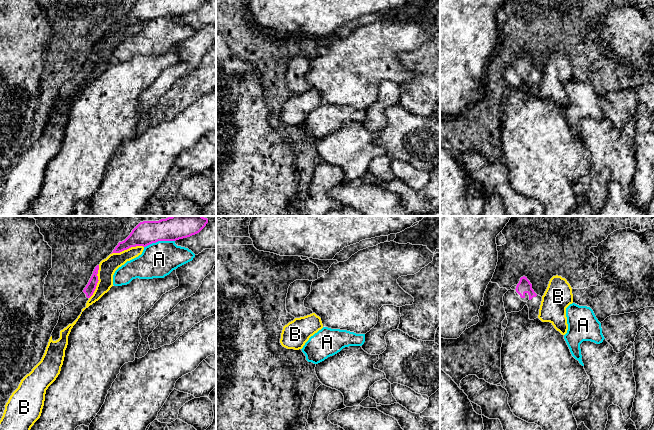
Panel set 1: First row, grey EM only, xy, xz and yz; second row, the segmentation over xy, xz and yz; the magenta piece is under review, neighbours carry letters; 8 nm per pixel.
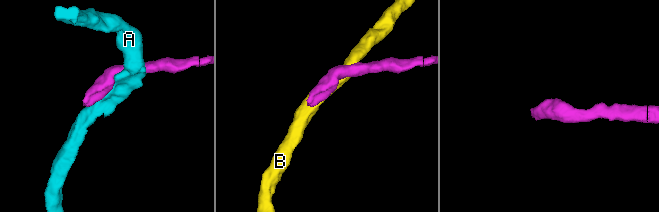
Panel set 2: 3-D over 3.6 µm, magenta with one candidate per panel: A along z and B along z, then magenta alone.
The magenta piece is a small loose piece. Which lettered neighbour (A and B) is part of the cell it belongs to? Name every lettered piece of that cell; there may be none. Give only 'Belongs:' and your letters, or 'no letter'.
Belongs: no letter

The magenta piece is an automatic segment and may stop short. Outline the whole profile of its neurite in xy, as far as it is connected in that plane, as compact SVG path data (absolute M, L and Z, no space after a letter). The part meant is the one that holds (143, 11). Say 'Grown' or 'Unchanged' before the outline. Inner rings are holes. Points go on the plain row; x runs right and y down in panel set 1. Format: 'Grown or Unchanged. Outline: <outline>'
Unchanged. Outline: M138 0L130 11L119 18L112 29L131 23L146 23L158 17L176 17L199 9L206 0Z

